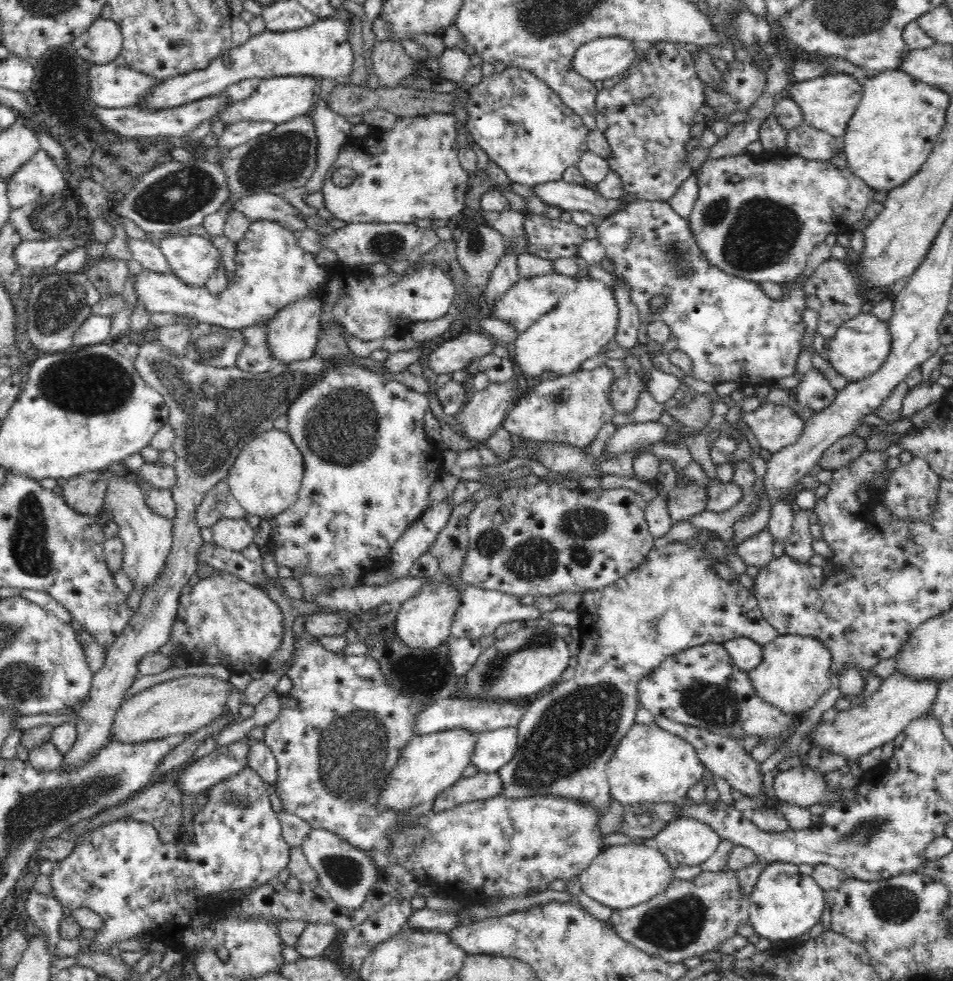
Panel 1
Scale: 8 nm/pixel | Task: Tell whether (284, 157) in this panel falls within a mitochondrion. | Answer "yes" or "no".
yes

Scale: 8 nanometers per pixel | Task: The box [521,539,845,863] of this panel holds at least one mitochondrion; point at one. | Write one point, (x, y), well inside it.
(719, 707)

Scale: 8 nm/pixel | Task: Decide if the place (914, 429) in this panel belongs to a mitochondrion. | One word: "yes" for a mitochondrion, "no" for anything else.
no

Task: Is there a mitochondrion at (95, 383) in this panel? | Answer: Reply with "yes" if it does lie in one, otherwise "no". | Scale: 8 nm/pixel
yes

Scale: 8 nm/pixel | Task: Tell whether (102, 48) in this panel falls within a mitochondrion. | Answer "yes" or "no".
no

